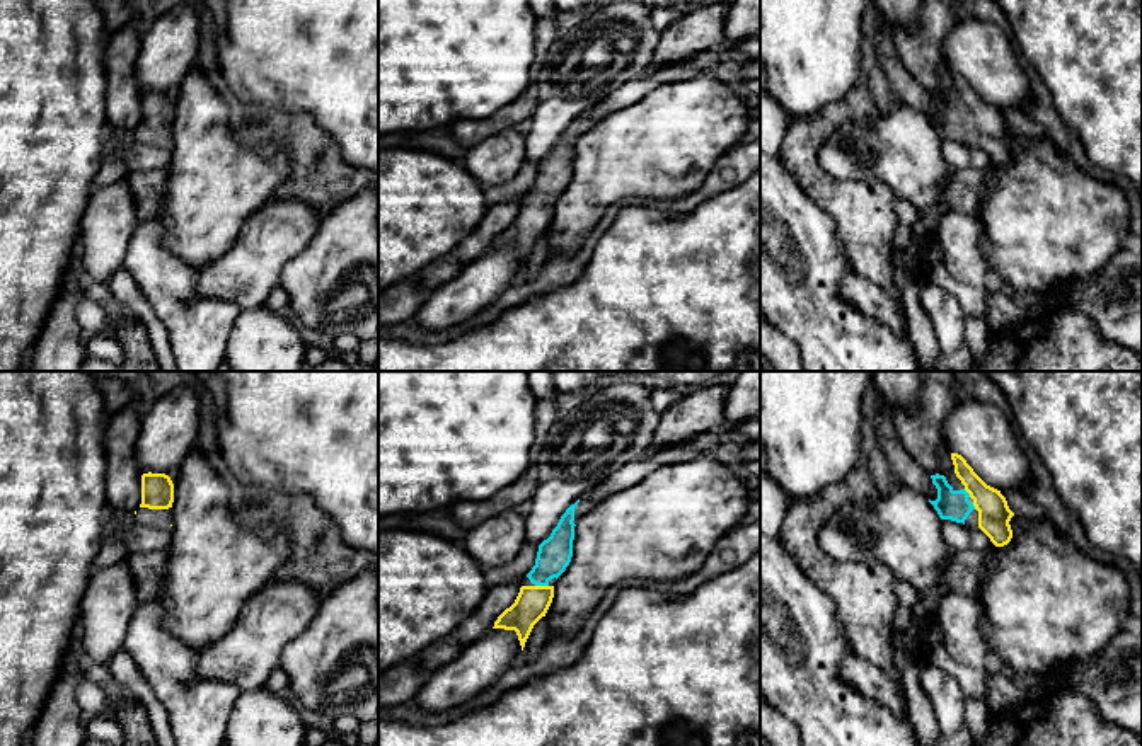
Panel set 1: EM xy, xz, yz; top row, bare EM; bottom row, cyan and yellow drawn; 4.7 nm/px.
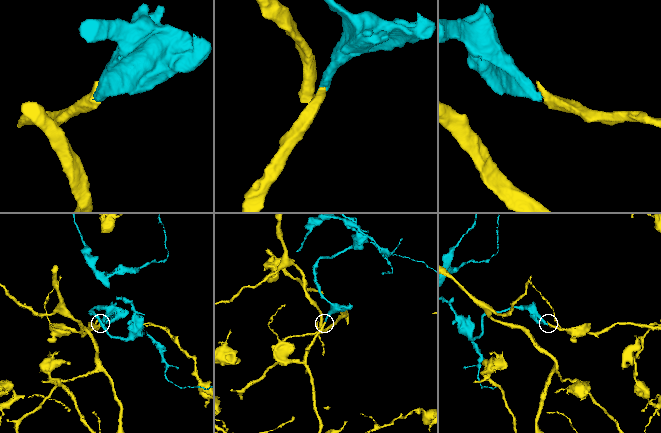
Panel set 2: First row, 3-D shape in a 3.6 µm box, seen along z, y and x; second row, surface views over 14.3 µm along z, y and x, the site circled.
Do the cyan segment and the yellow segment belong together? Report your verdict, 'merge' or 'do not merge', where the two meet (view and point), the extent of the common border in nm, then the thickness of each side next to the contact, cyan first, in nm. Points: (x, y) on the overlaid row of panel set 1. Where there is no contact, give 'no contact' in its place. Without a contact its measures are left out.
merge; contact xz (542, 585); length 60 nm; calibres 160 and 160 nm

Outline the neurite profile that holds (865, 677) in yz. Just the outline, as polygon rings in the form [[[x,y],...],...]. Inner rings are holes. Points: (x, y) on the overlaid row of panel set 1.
[[[851,654],[840,666],[842,680],[866,698],[876,700],[895,715],[905,712],[905,703],[893,680],[885,676],[873,663]]]

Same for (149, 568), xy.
[[[150,550],[128,554],[124,564],[130,567],[140,603],[159,600],[164,589],[167,552]]]

